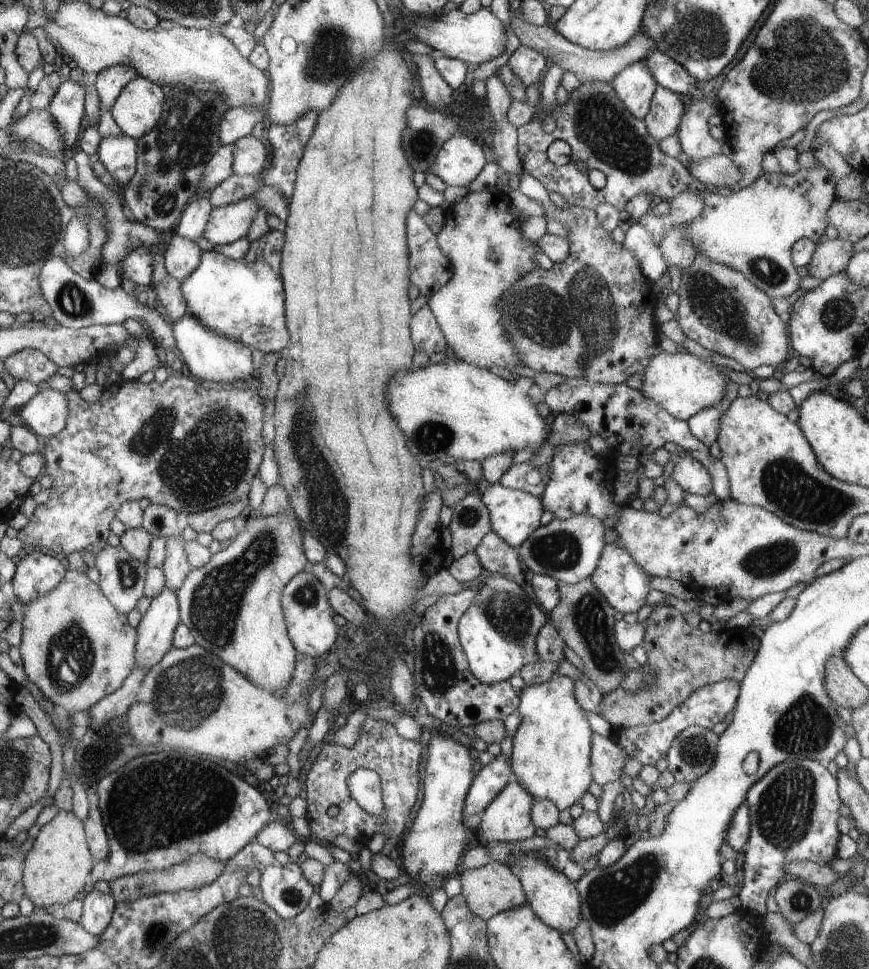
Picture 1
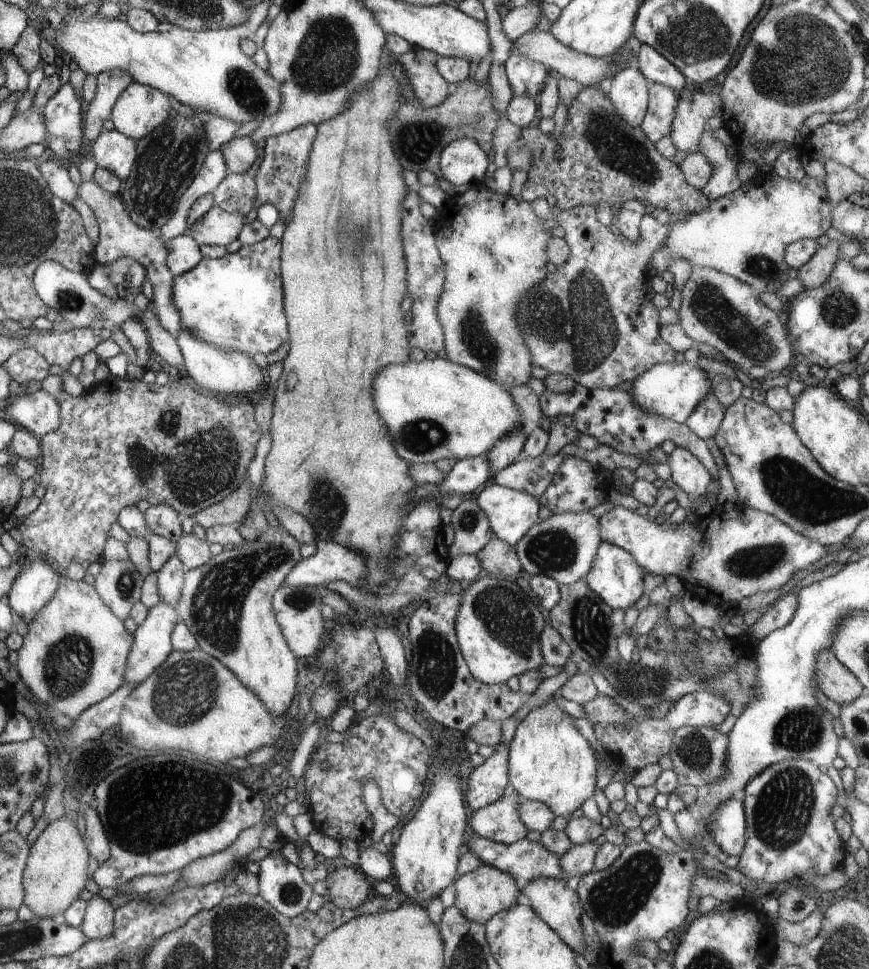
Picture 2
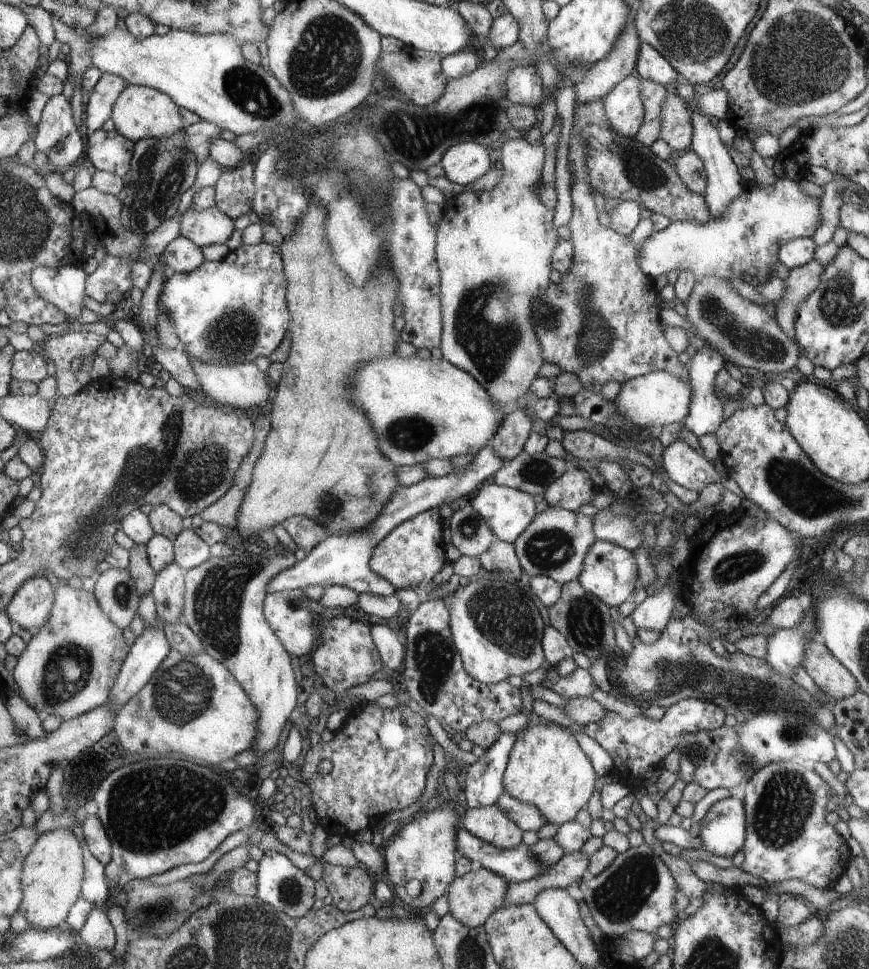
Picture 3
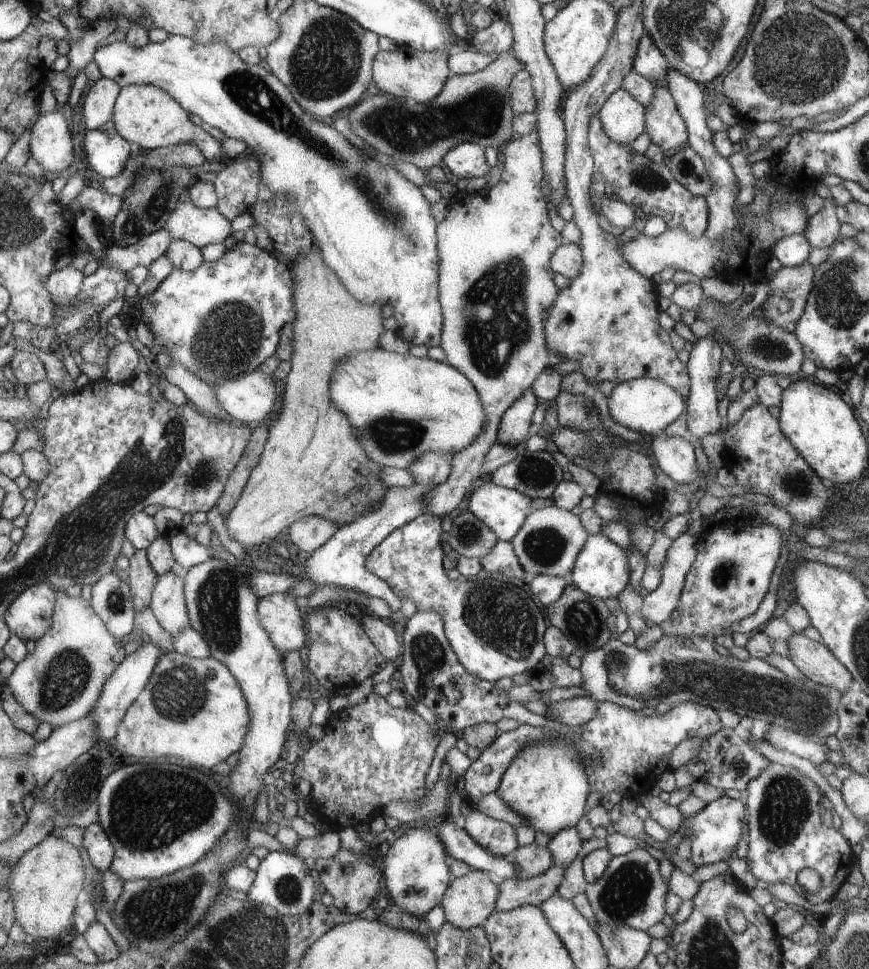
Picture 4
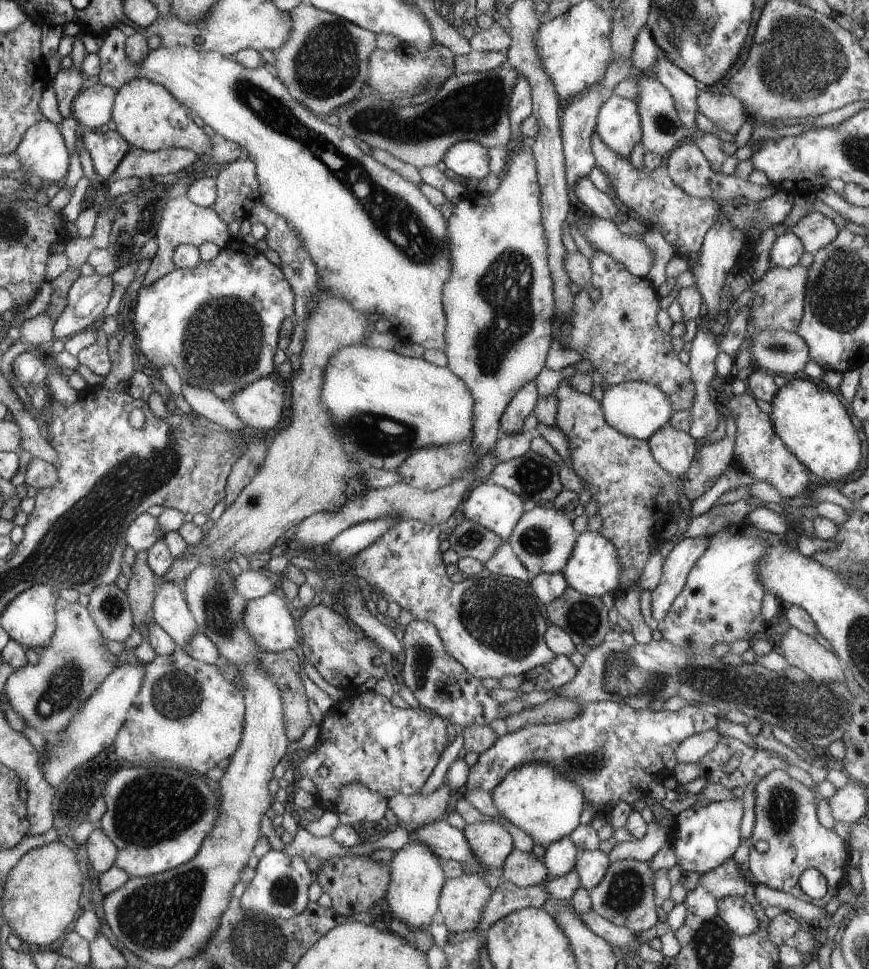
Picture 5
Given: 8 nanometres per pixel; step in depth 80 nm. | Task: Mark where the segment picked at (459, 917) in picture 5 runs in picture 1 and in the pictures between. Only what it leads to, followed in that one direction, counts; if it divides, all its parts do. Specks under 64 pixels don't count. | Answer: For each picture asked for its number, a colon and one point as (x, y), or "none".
1: (494, 888)
2: (480, 894)
3: (472, 898)
4: (468, 902)

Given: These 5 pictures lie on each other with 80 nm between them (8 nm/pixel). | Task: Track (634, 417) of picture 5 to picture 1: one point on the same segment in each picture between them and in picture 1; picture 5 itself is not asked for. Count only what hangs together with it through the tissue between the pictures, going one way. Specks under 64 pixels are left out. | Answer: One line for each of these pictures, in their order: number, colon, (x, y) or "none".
1: (683, 384)
2: (671, 390)
3: (653, 400)
4: (648, 406)

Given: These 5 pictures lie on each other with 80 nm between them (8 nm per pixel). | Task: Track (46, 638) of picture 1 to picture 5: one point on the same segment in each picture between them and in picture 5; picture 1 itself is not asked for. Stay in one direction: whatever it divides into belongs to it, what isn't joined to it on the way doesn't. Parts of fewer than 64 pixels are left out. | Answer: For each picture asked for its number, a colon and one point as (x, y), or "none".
2: (76, 652)
3: (67, 669)
4: (61, 681)
5: (48, 696)

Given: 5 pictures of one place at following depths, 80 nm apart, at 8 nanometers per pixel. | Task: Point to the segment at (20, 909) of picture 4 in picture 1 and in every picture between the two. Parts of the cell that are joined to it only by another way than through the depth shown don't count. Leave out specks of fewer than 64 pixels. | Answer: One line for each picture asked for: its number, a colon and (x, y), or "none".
1: (56, 866)
2: (56, 870)
3: (52, 875)

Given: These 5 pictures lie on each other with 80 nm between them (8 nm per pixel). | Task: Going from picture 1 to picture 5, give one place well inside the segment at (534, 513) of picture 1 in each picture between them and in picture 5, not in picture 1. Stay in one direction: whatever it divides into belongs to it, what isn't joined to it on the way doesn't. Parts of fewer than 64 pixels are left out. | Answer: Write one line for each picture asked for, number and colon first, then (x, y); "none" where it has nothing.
2: (511, 513)
3: (508, 511)
4: (504, 510)
5: (494, 507)

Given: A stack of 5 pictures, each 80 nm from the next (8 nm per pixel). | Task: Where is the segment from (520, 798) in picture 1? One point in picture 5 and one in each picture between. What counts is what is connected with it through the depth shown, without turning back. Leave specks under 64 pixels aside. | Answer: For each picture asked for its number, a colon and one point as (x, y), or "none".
2: (500, 822)
3: (491, 824)
4: (499, 838)
5: (492, 844)

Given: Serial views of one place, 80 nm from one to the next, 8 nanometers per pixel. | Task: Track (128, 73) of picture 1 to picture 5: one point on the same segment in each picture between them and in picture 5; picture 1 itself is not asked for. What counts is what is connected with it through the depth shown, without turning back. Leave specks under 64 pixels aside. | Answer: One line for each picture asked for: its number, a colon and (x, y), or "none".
2: (111, 84)
3: (99, 108)
4: (97, 104)
5: (93, 107)

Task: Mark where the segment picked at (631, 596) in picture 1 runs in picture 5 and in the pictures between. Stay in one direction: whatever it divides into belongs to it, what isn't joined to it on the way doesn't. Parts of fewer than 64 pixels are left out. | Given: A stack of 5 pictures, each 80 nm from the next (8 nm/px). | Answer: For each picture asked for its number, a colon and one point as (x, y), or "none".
2: (615, 575)
3: (610, 572)
4: (601, 570)
5: (594, 569)

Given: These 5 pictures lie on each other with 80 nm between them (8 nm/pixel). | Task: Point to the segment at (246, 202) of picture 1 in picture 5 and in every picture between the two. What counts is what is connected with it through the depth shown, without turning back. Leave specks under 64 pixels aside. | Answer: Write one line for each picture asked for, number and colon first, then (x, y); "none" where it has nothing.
2: (217, 227)
3: (211, 226)
4: (201, 227)
5: (183, 222)

